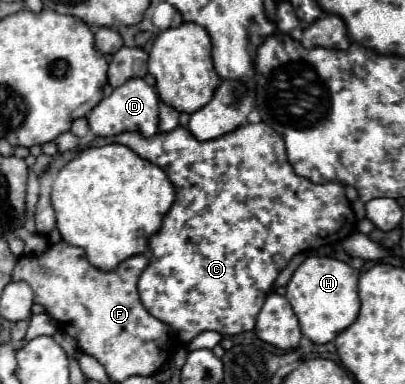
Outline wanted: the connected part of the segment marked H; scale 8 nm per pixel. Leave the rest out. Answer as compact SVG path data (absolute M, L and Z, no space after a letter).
M307 257L299 265L287 285L285 297L289 299L305 337L313 343L329 343L357 319L361 305L357 297L357 279L359 273L335 257Z

